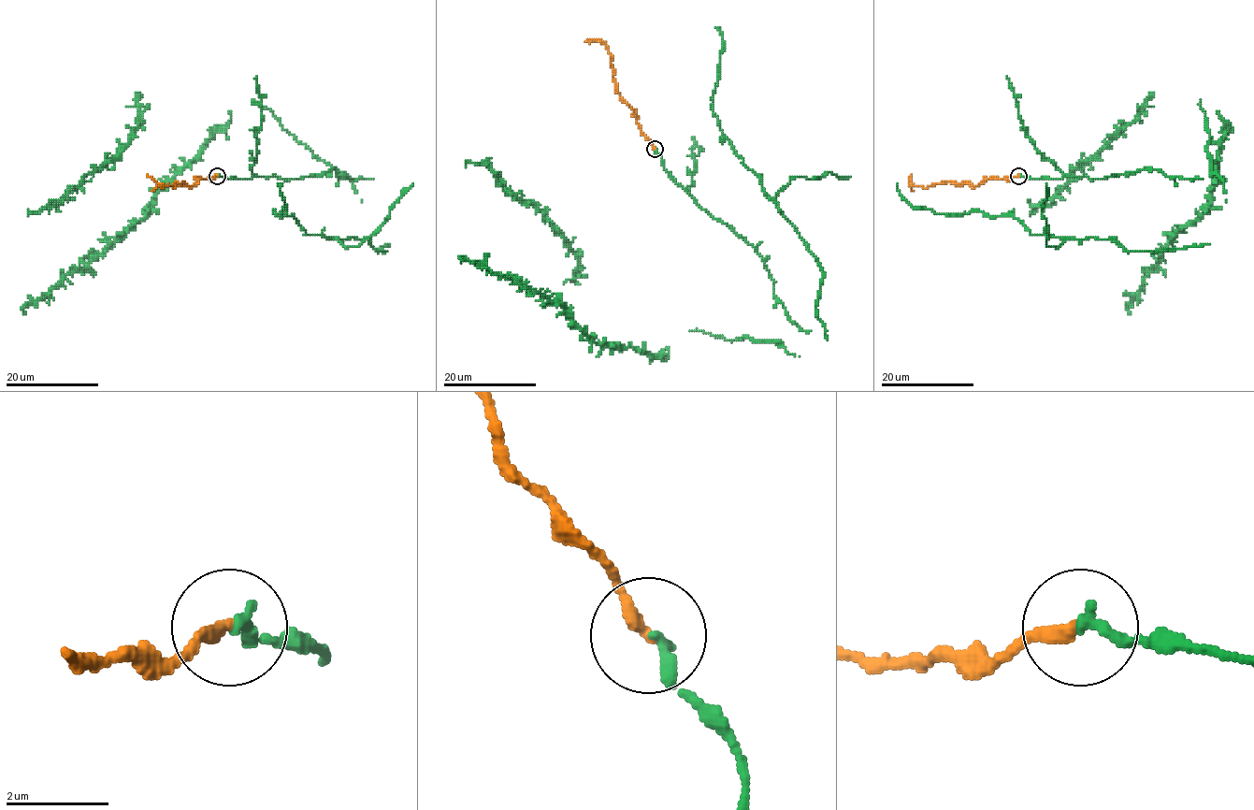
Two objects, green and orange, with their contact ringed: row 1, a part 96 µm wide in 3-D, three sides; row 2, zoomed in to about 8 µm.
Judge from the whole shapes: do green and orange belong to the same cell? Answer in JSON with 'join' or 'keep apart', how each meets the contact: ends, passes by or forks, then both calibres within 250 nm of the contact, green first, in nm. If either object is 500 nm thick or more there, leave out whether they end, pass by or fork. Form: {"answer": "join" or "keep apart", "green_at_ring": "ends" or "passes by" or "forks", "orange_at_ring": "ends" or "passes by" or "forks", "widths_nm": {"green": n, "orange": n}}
{"answer": "join", "green_at_ring": "ends", "orange_at_ring": "ends", "widths_nm": {"green": 220, "orange": 280}}

